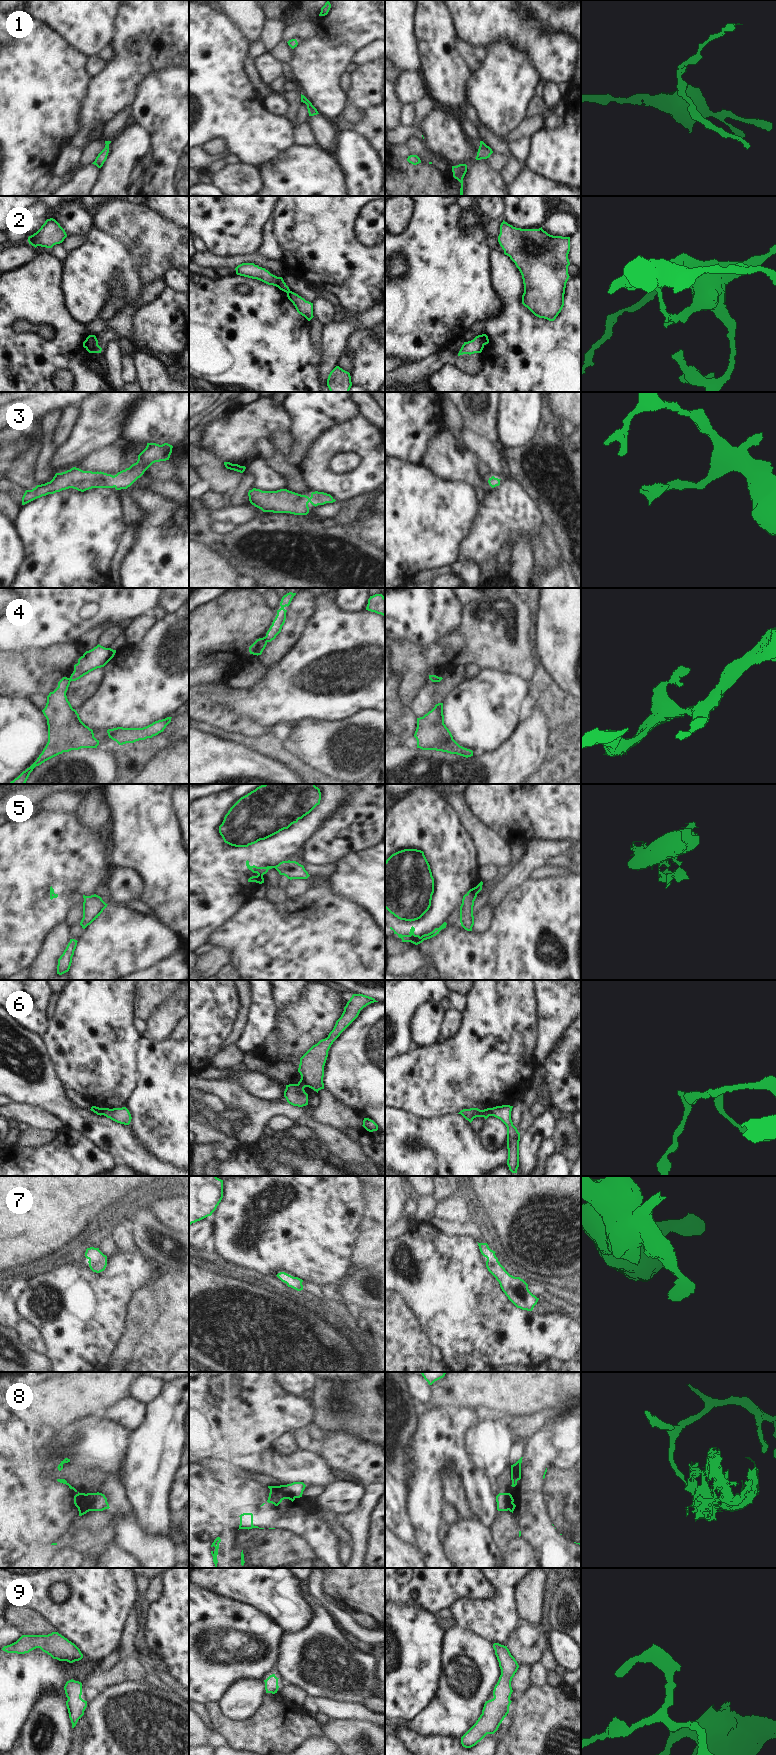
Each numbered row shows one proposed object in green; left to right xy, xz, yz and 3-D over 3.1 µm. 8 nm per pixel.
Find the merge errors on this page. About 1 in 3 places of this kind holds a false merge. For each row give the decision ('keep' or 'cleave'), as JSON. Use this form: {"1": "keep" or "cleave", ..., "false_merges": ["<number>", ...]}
{"1": "keep", "2": "cleave", "3": "keep", "4": "cleave", "5": "cleave", "6": "cleave", "7": "keep", "8": "cleave", "9": "keep", "false_merges": ["2", "4", "5", "6", "8"]}

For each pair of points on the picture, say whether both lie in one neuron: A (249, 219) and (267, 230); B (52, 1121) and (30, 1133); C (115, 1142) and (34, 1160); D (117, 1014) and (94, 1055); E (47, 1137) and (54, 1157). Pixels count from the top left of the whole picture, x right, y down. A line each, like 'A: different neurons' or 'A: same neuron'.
A: different neurons
B: different neurons
C: different neurons
D: same neuron
E: different neurons

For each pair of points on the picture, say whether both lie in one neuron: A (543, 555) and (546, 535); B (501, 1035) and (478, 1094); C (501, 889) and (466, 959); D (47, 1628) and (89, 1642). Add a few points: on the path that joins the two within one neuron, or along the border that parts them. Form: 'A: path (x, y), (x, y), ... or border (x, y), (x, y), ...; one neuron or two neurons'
A: path (544, 550), (544, 540); one neuron
B: path (493, 1050), (491, 1059), (478, 1072), (478, 1079); one neuron
C: border (507, 893), (503, 901), (493, 912); two neurons
D: border (40, 1614), (57, 1631); two neurons

